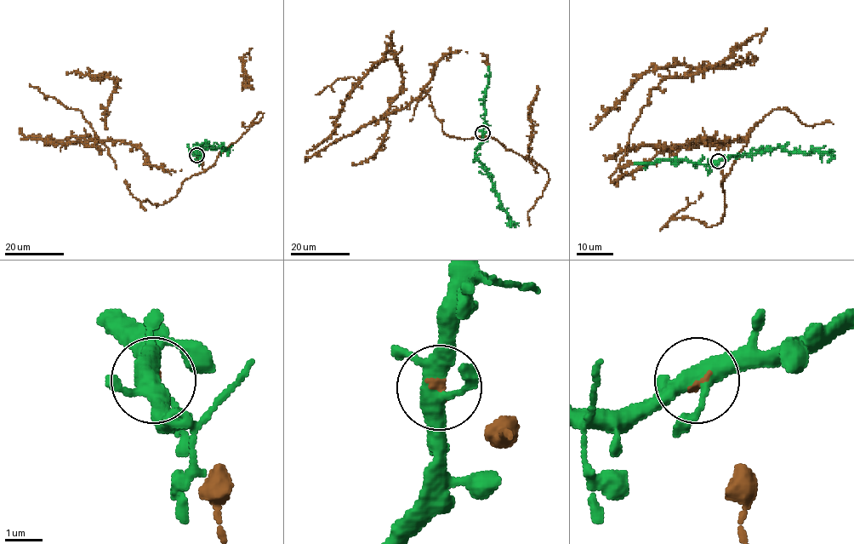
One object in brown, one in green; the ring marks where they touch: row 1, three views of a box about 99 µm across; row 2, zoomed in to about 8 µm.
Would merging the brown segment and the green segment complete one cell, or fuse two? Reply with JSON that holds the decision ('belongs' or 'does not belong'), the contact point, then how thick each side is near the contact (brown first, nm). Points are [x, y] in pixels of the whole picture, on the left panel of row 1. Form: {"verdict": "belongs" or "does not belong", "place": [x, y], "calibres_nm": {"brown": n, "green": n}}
{"verdict": "belongs", "place": [196, 155], "calibres_nm": {"brown": 100, "green": 400}}

